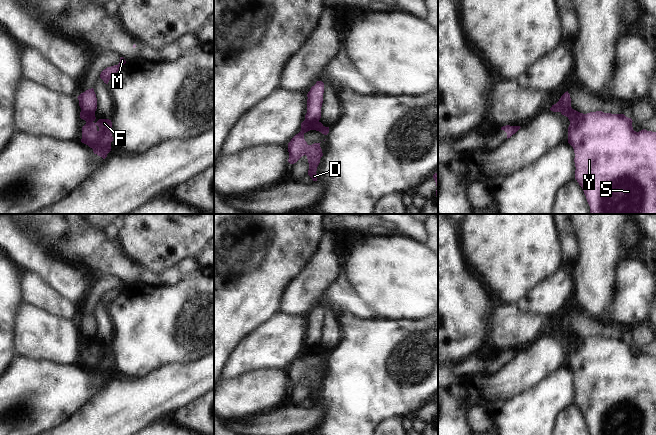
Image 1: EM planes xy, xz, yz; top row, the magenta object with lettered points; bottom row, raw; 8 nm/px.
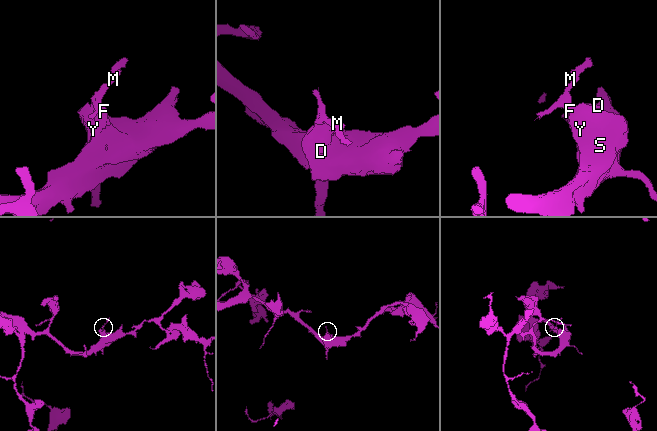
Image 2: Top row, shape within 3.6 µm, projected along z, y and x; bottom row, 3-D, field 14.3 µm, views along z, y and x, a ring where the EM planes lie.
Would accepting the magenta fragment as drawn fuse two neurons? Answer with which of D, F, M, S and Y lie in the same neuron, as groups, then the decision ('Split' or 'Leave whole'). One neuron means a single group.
Groups: D F S Y / M. Split.

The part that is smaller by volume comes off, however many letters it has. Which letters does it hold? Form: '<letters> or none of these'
M

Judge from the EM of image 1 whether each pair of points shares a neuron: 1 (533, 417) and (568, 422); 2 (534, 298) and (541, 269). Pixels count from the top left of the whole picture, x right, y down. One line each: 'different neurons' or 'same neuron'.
1: different neurons
2: different neurons

